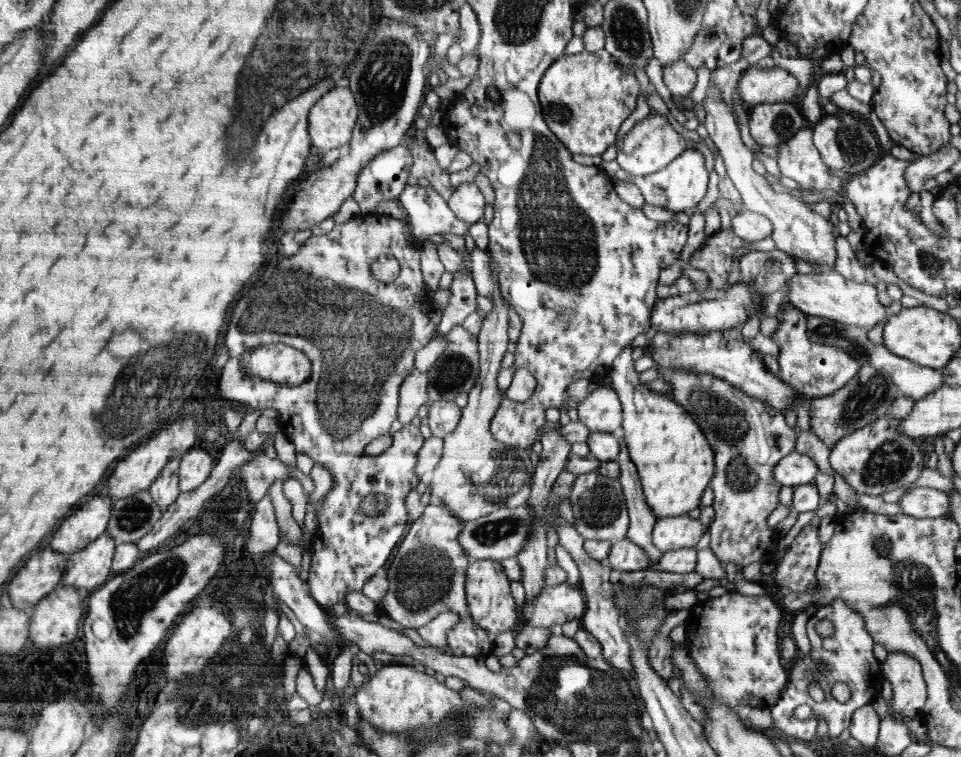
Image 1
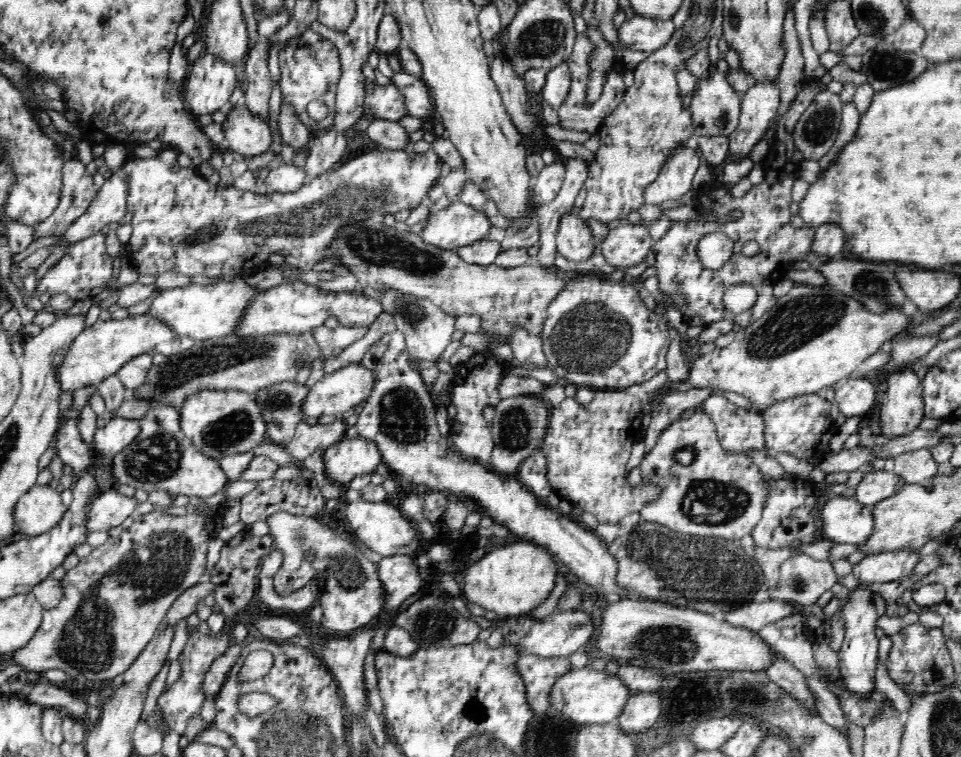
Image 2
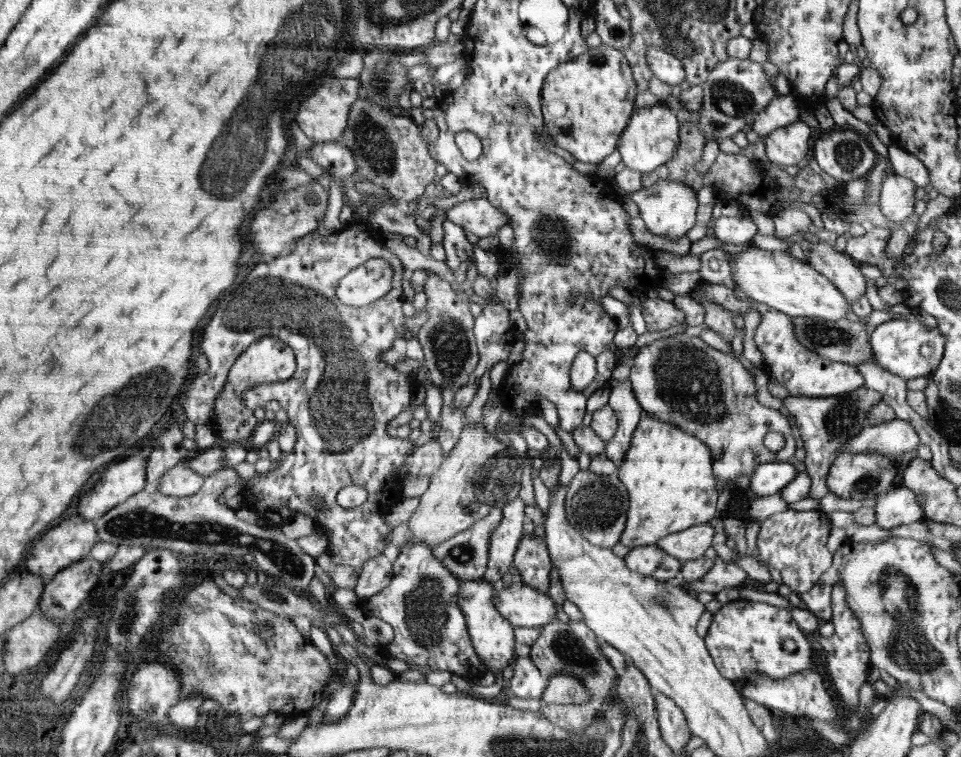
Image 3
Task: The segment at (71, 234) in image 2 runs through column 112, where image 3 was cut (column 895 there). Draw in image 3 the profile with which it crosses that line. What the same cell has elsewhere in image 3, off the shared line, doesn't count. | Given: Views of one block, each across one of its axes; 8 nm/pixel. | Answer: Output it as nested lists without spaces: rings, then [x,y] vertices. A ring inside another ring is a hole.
[[[888,174],[883,180],[879,198],[880,210],[886,218],[899,224],[914,213],[918,200],[914,197],[917,184],[905,176]]]

